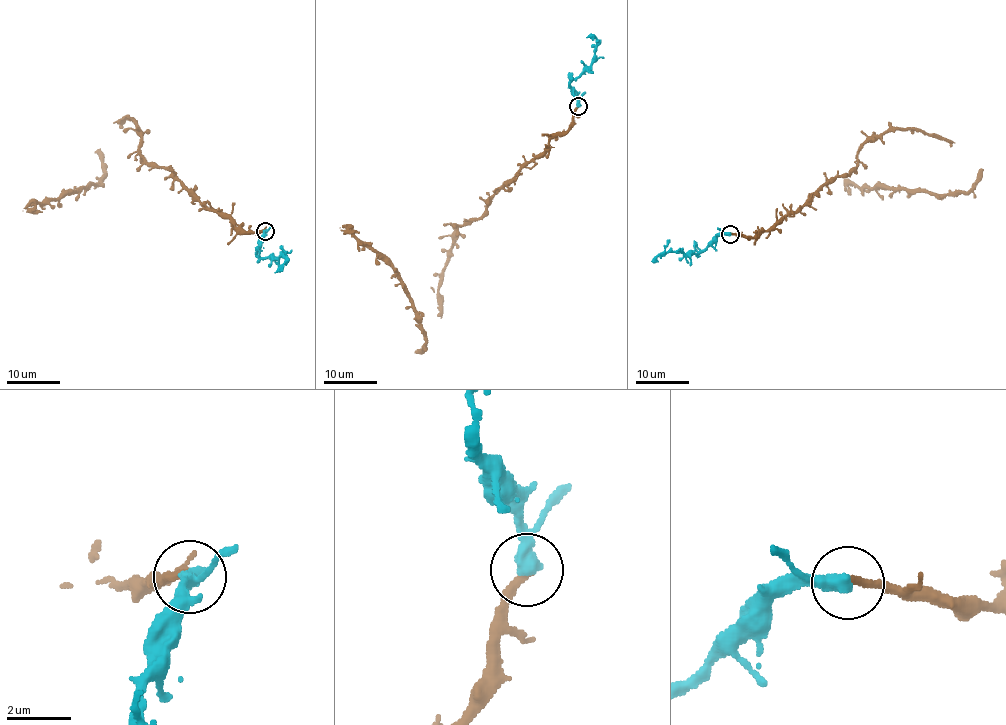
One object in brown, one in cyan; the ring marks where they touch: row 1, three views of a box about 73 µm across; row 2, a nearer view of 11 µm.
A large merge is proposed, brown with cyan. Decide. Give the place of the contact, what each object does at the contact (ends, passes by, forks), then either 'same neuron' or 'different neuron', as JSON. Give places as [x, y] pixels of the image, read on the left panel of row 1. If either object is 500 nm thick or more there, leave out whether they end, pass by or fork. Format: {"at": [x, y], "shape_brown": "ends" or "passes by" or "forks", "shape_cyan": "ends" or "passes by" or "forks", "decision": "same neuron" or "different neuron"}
{"at": [265, 231], "decision": "same neuron"}

